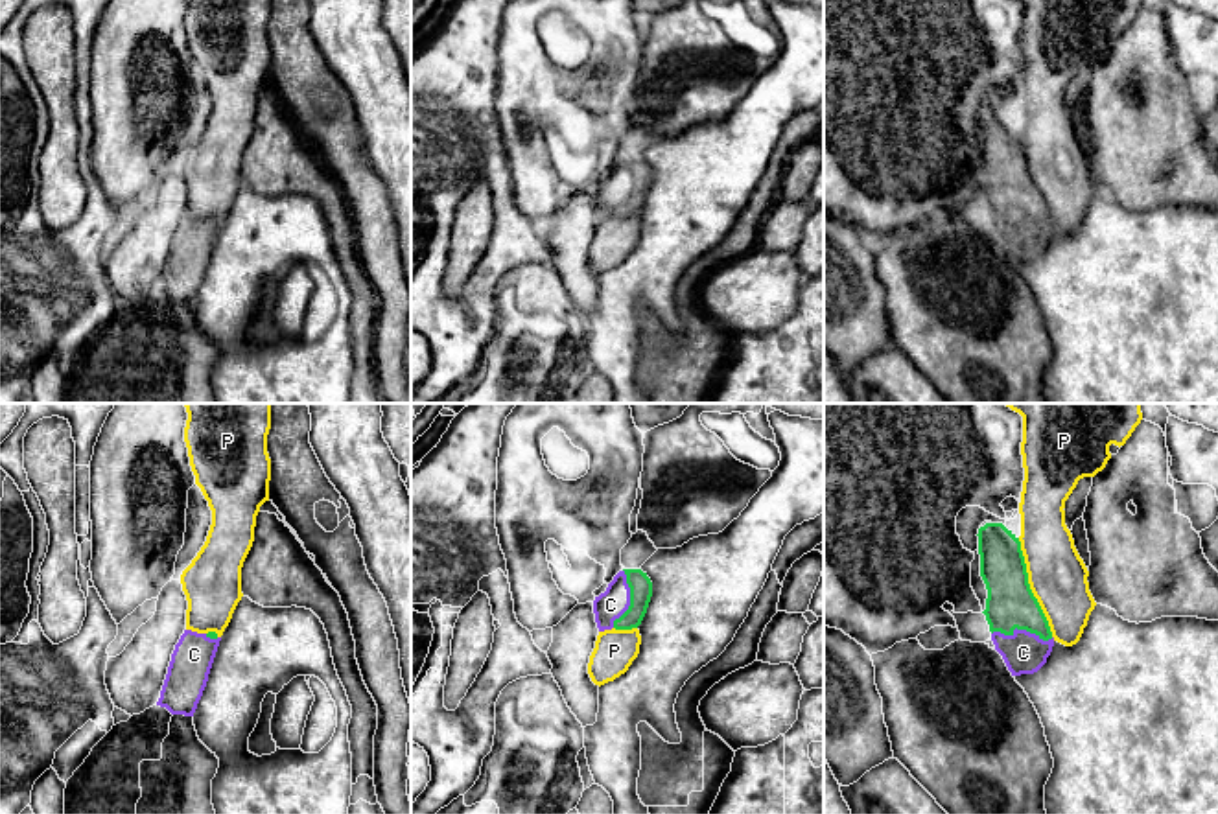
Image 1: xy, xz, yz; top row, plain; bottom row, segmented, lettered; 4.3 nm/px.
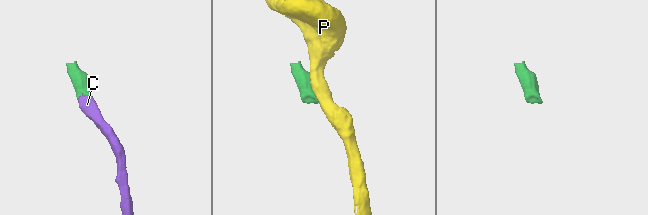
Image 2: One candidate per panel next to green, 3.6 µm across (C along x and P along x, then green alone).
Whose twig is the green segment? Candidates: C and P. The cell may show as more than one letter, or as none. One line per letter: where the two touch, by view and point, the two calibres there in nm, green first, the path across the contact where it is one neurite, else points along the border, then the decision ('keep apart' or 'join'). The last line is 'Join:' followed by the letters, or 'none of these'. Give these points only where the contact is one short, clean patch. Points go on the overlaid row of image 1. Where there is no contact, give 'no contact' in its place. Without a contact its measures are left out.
C: meets green in yz at (1023, 628); 220 nm thick on the green side, 190 nm on the other; runs through yz (1010, 603), (1016, 621), (1023, 628), (1023, 652); join
P: meets green in yz at (1029, 588); 220 nm thick on the green side, 260 nm on the other; border along yz (1018, 538), (1027, 566), (1029, 588), (1053, 636); keep apart
Join: C

